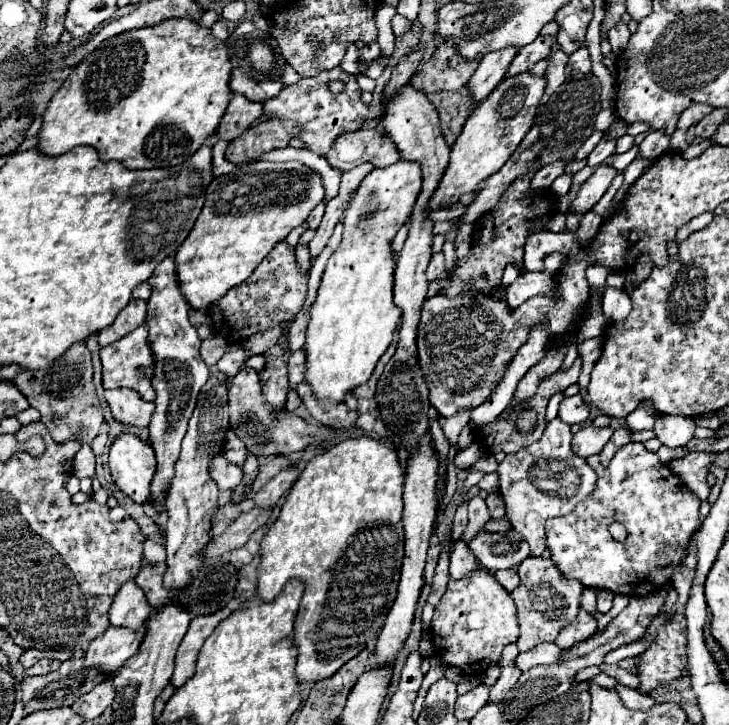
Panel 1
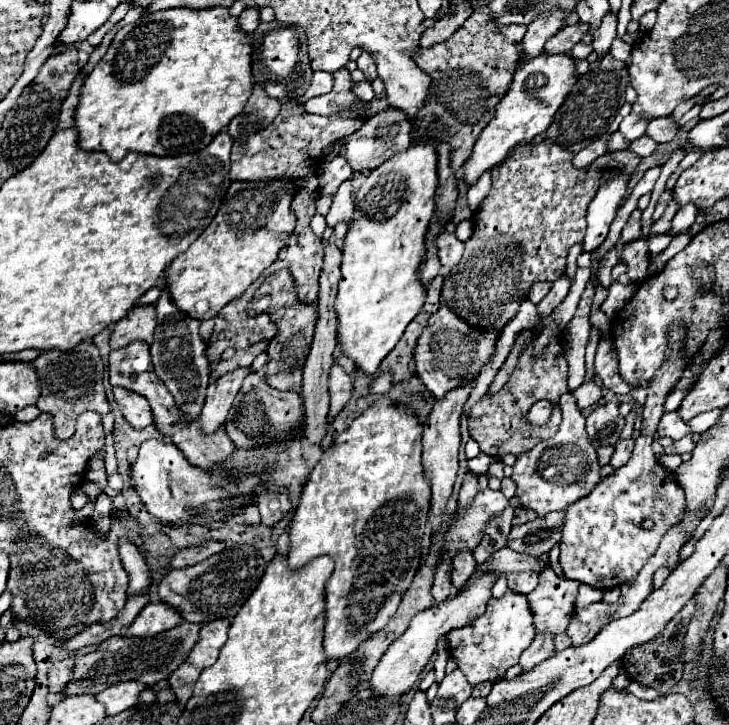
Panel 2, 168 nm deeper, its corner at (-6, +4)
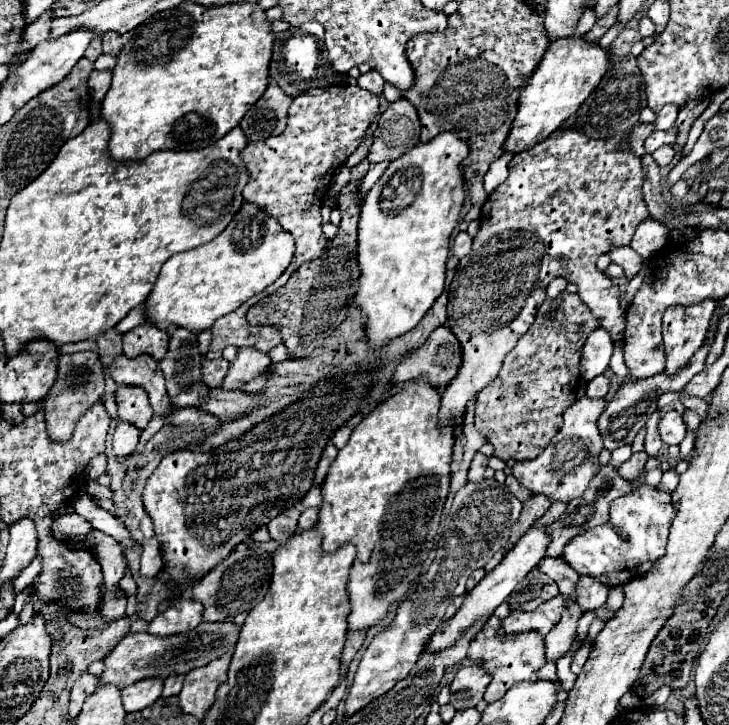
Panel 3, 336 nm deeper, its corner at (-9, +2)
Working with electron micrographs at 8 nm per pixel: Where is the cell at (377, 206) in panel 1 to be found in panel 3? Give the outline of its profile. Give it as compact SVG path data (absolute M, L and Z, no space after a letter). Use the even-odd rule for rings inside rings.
M440 133L426 145L416 145L402 157L392 161L384 175L366 193L358 221L358 291L352 299L354 307L366 317L364 329L370 349L382 349L386 343L412 331L426 315L438 295L444 291L446 257L450 235L454 233L464 203L464 179L458 171L460 161L468 155L468 145L452 133Z

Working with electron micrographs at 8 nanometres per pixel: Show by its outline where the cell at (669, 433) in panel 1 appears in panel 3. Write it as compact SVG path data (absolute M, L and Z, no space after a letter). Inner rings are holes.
M676 411L664 413L660 419L660 425L658 425L658 431L660 431L660 437L666 445L678 445L686 433L686 425L684 425L682 415Z

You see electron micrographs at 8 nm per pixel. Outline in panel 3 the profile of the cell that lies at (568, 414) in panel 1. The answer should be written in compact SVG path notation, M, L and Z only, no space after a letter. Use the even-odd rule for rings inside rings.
M598 375L586 383L586 395L592 399L602 399L608 393L608 379L604 375Z

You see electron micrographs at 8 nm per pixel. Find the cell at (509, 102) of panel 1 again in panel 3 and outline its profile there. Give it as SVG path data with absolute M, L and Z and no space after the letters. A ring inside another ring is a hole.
M568 37L552 41L544 53L544 59L538 63L530 75L526 87L520 89L518 113L512 121L508 137L502 145L504 153L520 153L528 147L540 143L552 131L556 131L570 115L576 113L580 103L590 95L592 87L600 83L604 71L610 67L608 53L594 43L584 43L580 37Z

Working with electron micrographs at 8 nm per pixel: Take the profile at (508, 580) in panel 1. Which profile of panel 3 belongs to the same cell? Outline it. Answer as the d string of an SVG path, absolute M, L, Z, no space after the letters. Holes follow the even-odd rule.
M546 577L546 583L540 589L532 589L532 585L528 585L522 591L512 591L512 597L508 603L510 603L512 611L532 611L540 603L544 603L556 595L558 595L556 583Z

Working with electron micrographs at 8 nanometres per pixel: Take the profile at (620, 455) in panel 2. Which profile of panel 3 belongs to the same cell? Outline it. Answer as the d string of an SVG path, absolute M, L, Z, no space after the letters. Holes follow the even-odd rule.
M646 451L632 453L632 457L618 467L618 473L620 473L624 479L634 479L634 475L638 475L638 473L642 471L646 459L648 459L648 453L646 453Z

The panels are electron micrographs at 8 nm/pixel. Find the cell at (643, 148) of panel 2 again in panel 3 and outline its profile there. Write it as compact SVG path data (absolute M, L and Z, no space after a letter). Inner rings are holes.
M666 145L664 149L658 149L658 151L654 151L654 153L652 153L654 161L656 161L660 167L668 165L668 163L674 159L674 155L676 155L676 151L672 149L672 145Z

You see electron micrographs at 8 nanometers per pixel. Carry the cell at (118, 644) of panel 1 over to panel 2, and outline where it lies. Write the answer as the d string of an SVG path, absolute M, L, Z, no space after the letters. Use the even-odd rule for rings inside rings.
M155 599L137 615L133 625L127 627L127 637L153 637L167 629L177 627L179 623L181 623L181 613L169 609L169 605Z

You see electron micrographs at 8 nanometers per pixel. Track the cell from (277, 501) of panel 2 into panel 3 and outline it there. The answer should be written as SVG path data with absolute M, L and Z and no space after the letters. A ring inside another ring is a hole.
M288 507L284 511L280 511L274 519L270 519L268 523L268 533L274 541L284 543L288 541L294 533L296 533L296 525L298 525L298 517L300 517L300 509L298 507Z

